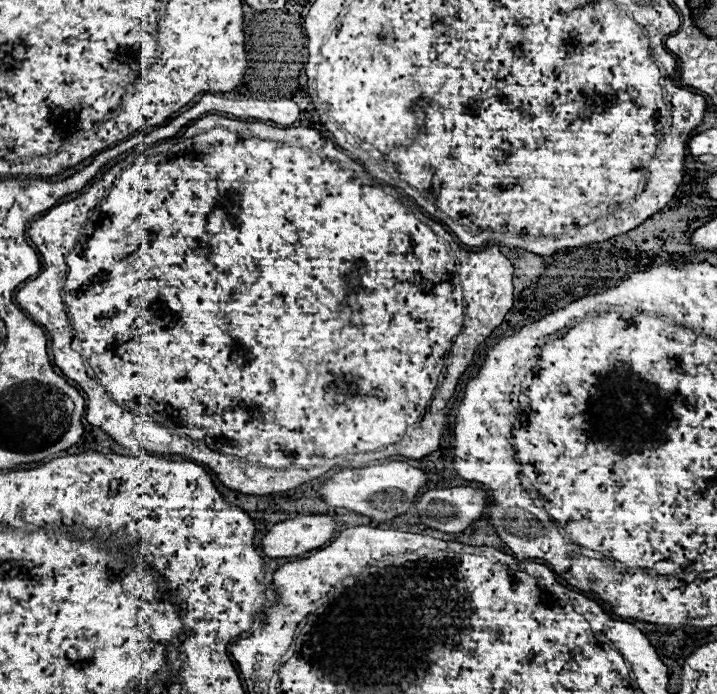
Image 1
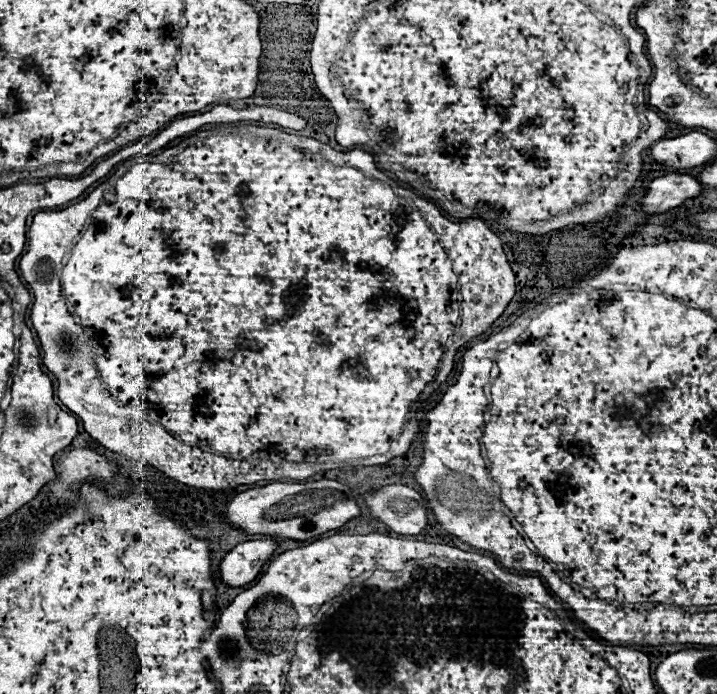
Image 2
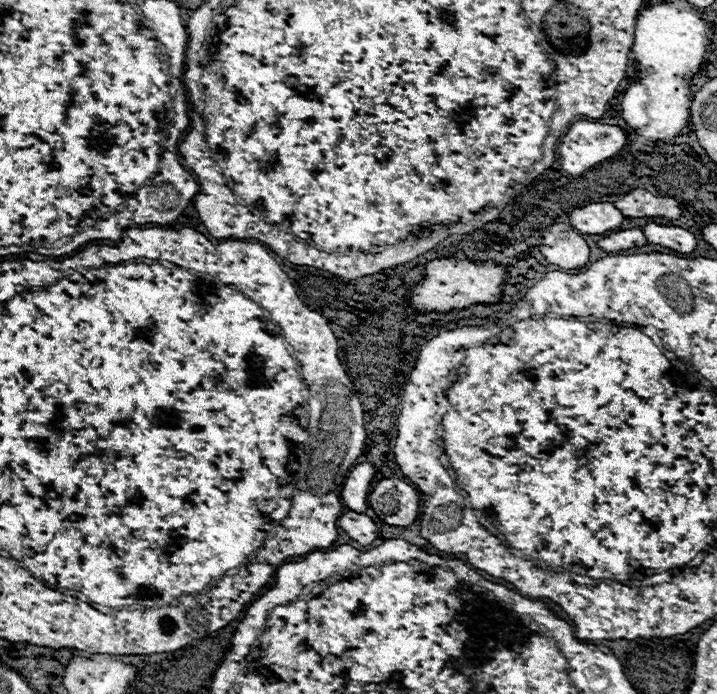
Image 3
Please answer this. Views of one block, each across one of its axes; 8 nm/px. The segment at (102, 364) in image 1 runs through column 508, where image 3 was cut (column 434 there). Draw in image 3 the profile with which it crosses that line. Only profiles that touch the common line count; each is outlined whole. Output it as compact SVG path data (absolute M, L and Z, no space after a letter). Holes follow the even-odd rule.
M462 252L456 258L440 258L426 266L426 280L414 286L414 308L426 312L450 312L452 308L464 308L478 302L496 302L500 296L500 284L506 276L504 266L472 264Z

